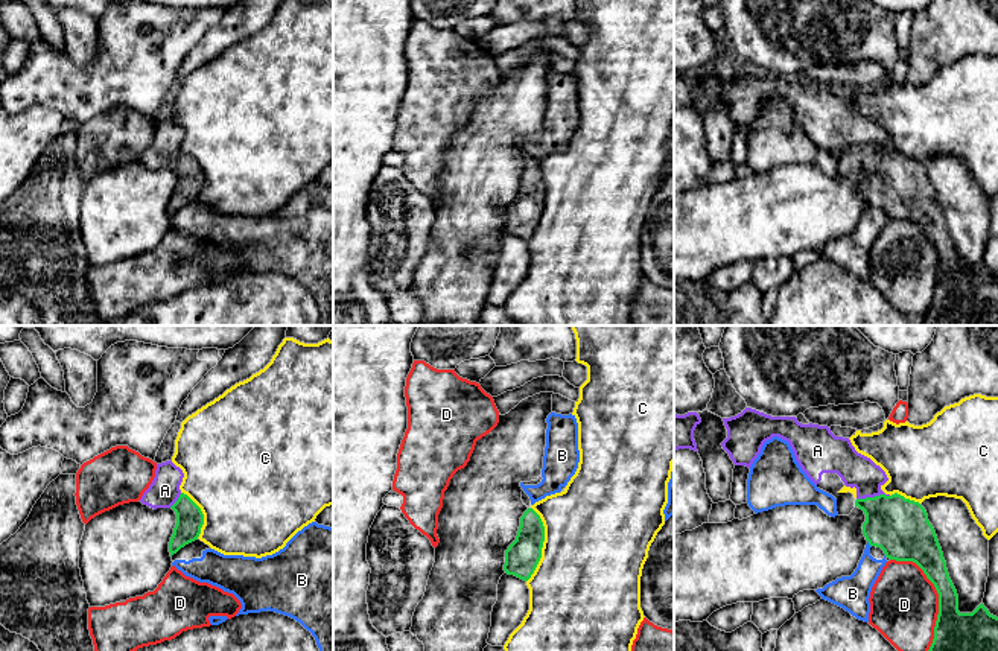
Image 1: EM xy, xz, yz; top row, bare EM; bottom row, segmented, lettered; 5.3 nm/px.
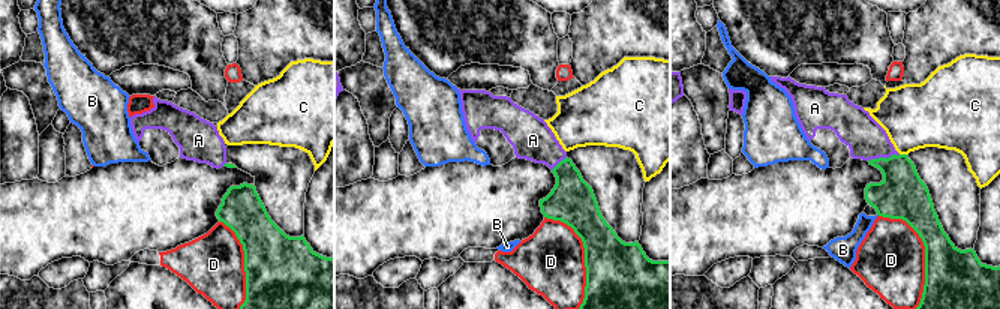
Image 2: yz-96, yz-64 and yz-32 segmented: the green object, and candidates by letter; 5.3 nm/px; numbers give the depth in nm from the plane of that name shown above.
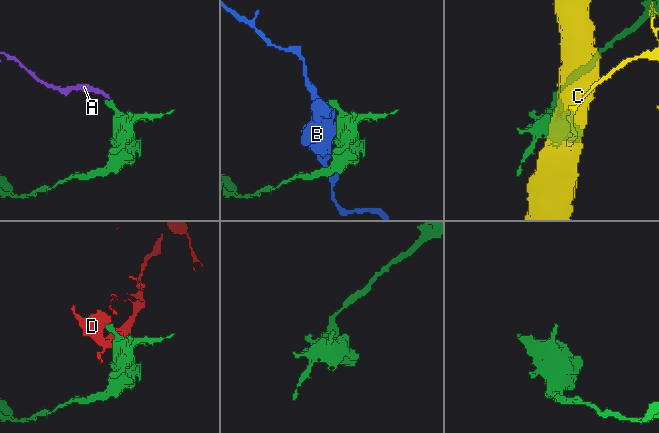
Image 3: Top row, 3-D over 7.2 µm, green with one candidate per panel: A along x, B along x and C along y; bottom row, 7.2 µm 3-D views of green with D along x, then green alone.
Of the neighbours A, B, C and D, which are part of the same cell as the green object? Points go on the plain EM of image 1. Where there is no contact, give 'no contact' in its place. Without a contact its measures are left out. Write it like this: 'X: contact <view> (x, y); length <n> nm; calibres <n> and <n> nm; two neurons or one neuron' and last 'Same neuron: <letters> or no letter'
A: contact yz (872, 157); length 180 nm; calibres 300 and 180 nm; one neuron
B: contact yz (869, 203); length 40 nm; calibres 300 and 150 nm; two neurons
C: contact xz (542, 204); length 400 nm; calibres 180 and 500 nm; two neurons
D: contact yz (939, 257); length 550 nm; calibres 280 and 360 nm; two neurons
Same neuron: A

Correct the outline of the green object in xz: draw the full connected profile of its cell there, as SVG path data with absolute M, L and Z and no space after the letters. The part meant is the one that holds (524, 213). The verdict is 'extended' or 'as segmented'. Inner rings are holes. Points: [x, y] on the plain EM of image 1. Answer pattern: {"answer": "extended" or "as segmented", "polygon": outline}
{"answer": "as segmented", "polygon": "M528 167L520 176L516 199L505 210L505 233L528 240L542 218L543 201L543 181L532 167Z"}

